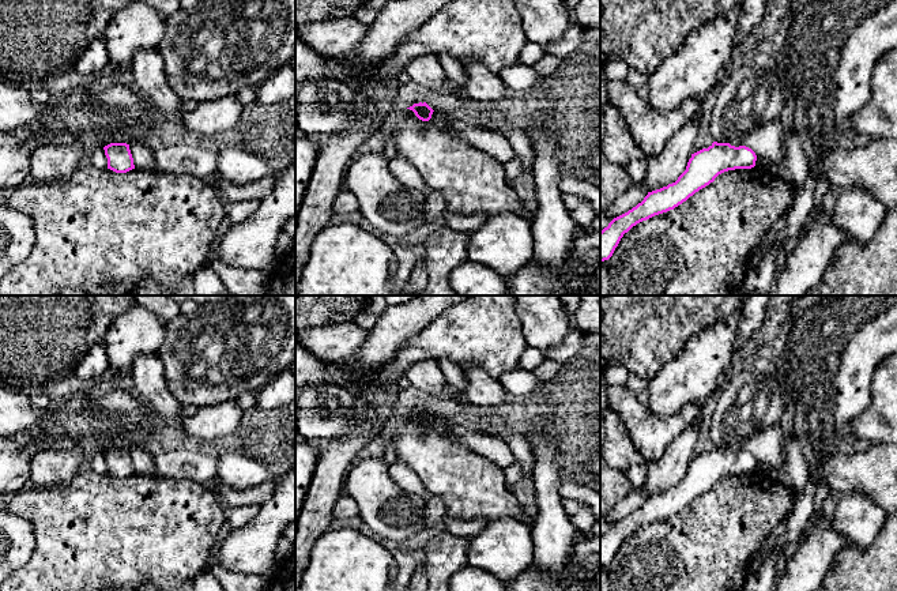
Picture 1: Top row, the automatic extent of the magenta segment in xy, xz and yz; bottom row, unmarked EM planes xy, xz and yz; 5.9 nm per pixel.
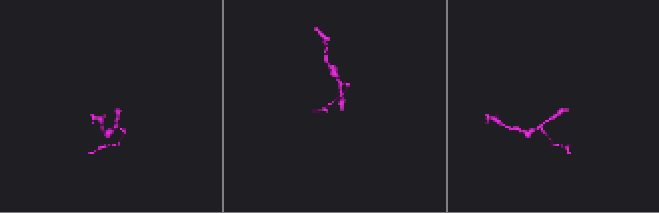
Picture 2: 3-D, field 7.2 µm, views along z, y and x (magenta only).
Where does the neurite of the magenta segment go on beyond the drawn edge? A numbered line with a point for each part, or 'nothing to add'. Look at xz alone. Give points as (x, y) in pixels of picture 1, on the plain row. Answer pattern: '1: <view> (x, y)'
nothing to add

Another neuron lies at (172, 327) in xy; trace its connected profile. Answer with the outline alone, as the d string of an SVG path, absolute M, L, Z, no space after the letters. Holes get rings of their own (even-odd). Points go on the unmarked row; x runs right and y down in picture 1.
M231 296L223 301L199 305L193 315L180 315L166 324L165 338L157 355L162 360L163 376L170 392L182 404L204 407L234 400L241 392L257 392L295 362L295 296Z

